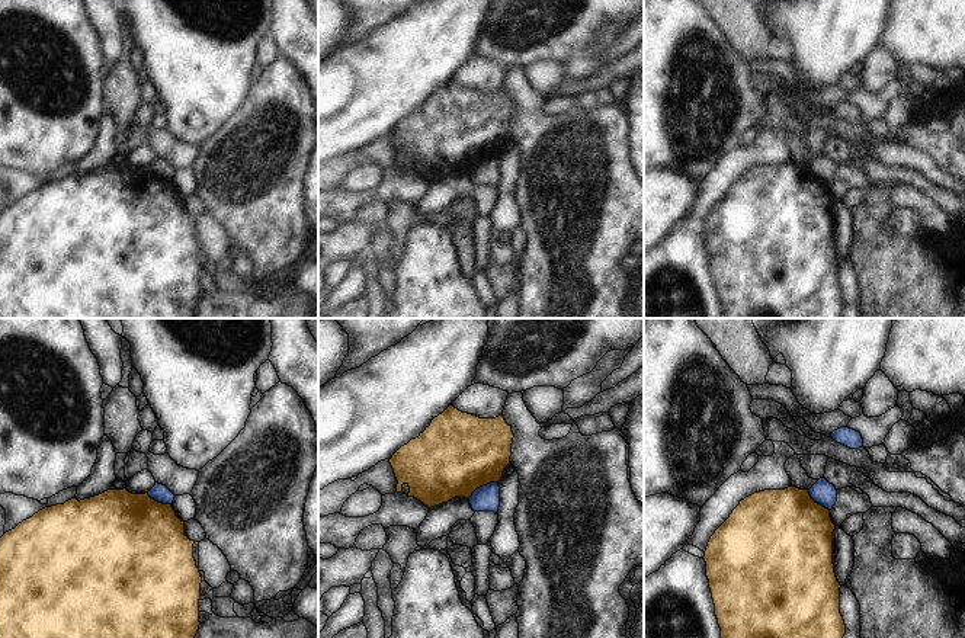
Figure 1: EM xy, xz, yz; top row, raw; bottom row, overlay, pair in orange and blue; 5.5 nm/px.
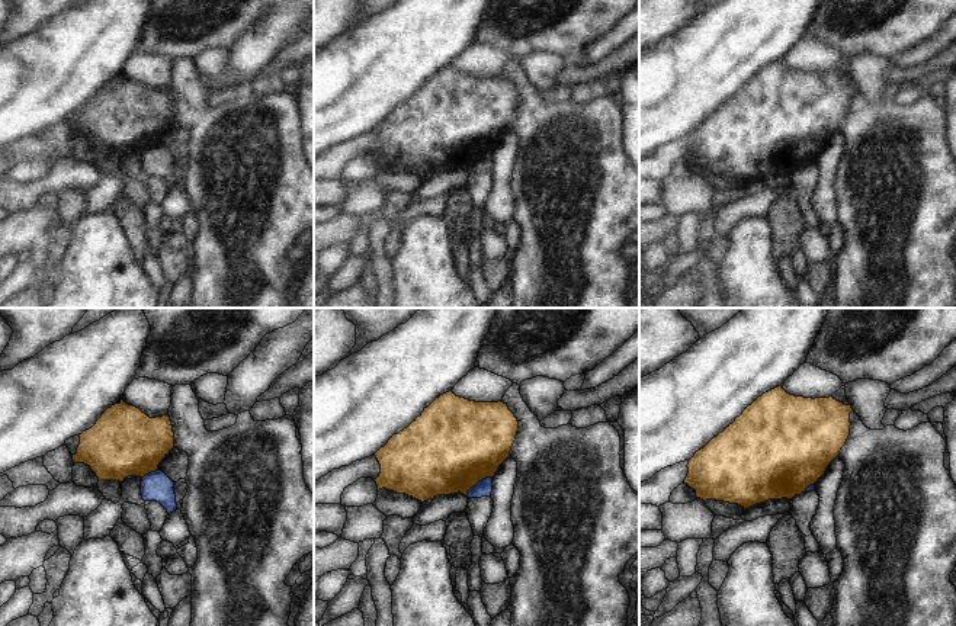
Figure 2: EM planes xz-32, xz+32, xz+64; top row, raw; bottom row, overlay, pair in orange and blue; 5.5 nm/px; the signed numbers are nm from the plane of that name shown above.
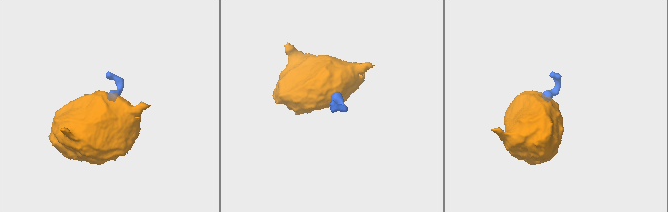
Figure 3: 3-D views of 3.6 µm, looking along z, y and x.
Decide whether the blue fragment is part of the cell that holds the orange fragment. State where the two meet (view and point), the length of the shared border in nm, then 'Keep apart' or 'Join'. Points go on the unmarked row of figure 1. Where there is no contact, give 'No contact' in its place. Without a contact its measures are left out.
Touches orange at xz (481, 160). Shared border 190 nm. Keep apart

